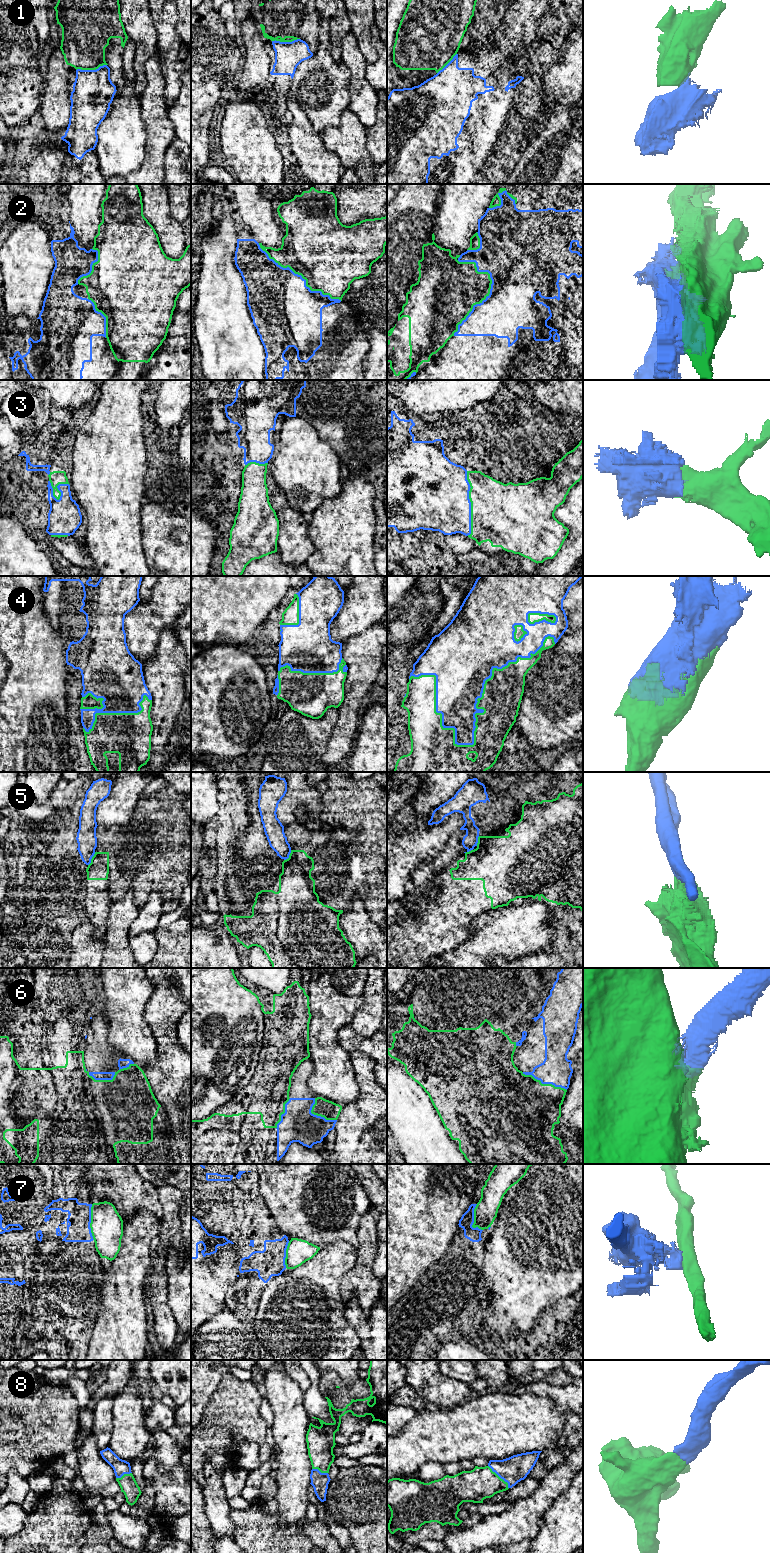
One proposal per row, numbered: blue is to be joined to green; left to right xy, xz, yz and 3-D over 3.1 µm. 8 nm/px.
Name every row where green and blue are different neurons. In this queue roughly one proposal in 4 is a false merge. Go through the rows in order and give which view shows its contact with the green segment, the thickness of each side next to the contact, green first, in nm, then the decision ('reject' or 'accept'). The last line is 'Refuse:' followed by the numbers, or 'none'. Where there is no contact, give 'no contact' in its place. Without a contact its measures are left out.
1: xy | 360/340 nm | reject
2: yz | 400/400 nm | reject
3: yz | 480/460 nm | accept
4: yz | 280/300 nm | accept
5: xy | 170/160 nm | reject
6: yz | 500/240 nm | reject
7: xy | 260/190 nm | reject
8: yz | 260/220 nm | accept
Refuse: 1, 2, 5, 6, 7

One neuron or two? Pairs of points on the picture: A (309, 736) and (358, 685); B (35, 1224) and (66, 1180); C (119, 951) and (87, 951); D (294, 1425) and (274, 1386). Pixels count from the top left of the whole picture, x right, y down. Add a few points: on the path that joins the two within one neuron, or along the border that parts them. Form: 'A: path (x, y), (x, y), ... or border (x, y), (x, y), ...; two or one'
A: border (337, 708), (337, 721), (331, 731); two
B: path (35, 1213), (55, 1191); one
C: border (103, 939), (104, 951), (101, 957); two
D: path (289, 1415), (284, 1396); one

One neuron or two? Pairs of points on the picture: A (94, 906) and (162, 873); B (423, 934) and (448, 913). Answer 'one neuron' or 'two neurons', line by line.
A: two neurons
B: one neuron

